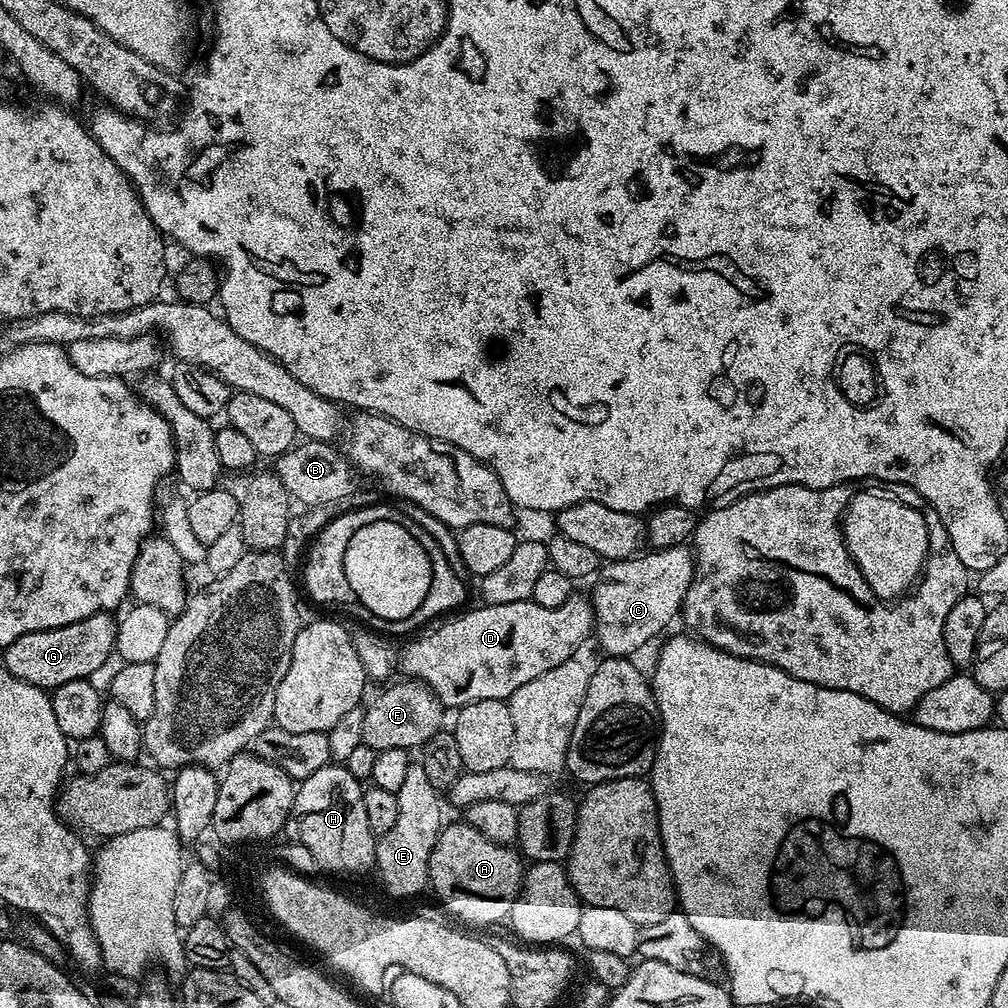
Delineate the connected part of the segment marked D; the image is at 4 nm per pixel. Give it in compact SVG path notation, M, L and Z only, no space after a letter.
M573 594L557 608L538 606L533 600L479 607L445 619L441 628L418 637L398 656L399 671L424 683L448 710L483 700L507 701L518 686L573 659L584 639L594 632L592 602L587 595Z

